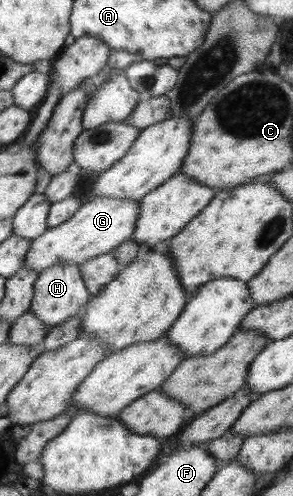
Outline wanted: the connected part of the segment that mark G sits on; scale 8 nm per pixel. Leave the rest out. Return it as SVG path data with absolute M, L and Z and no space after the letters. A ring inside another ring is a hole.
M95 196L92 199L82 204L69 220L48 228L41 236L32 239L25 255L24 266L27 269L43 273L45 269L59 263L80 266L89 258L107 254L132 238L140 211L139 201Z

